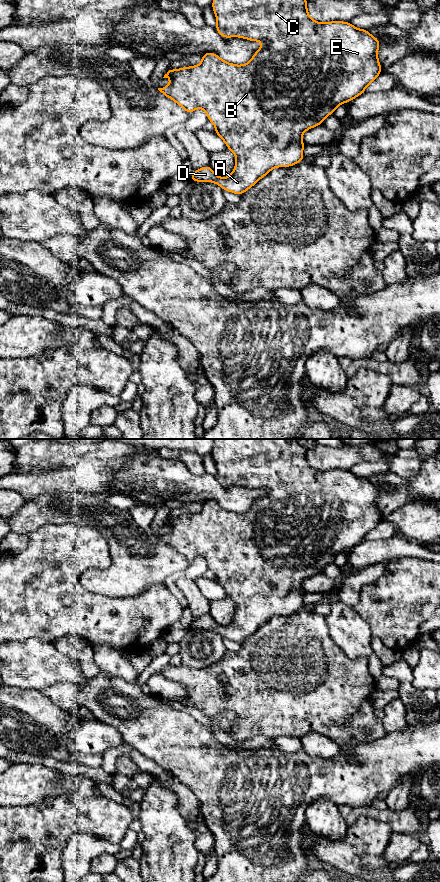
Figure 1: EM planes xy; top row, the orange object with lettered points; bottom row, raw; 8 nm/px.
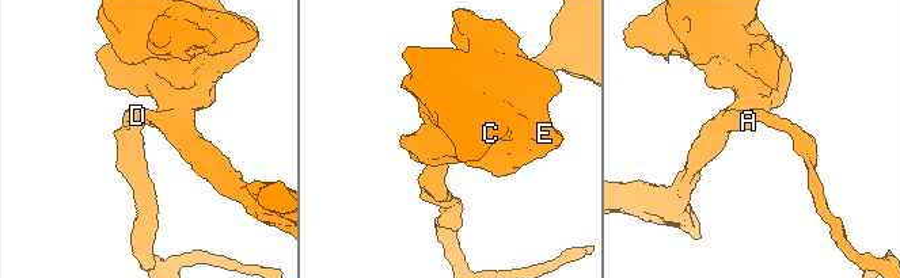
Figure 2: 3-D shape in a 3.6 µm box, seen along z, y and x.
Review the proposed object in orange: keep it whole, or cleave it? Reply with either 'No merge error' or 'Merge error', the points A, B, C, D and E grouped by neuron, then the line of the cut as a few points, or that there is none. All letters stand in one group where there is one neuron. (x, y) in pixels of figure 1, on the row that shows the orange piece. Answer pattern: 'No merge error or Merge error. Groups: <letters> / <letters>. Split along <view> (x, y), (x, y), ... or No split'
No merge error. Groups: A B C D E. No split

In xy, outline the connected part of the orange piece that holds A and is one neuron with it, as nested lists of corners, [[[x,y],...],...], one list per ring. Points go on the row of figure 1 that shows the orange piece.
[[[213,0],[212,9],[217,21],[215,29],[223,38],[240,37],[260,41],[263,45],[247,64],[228,63],[215,53],[208,52],[202,54],[199,65],[177,70],[170,68],[164,75],[163,78],[169,78],[171,83],[158,90],[189,114],[202,108],[208,121],[215,125],[214,132],[236,157],[234,170],[227,178],[218,177],[207,165],[194,170],[190,181],[213,182],[224,191],[241,196],[274,168],[290,167],[301,162],[305,146],[303,133],[322,124],[341,104],[361,95],[382,72],[378,60],[379,39],[350,22],[317,22],[309,16],[307,3],[308,0]]]

